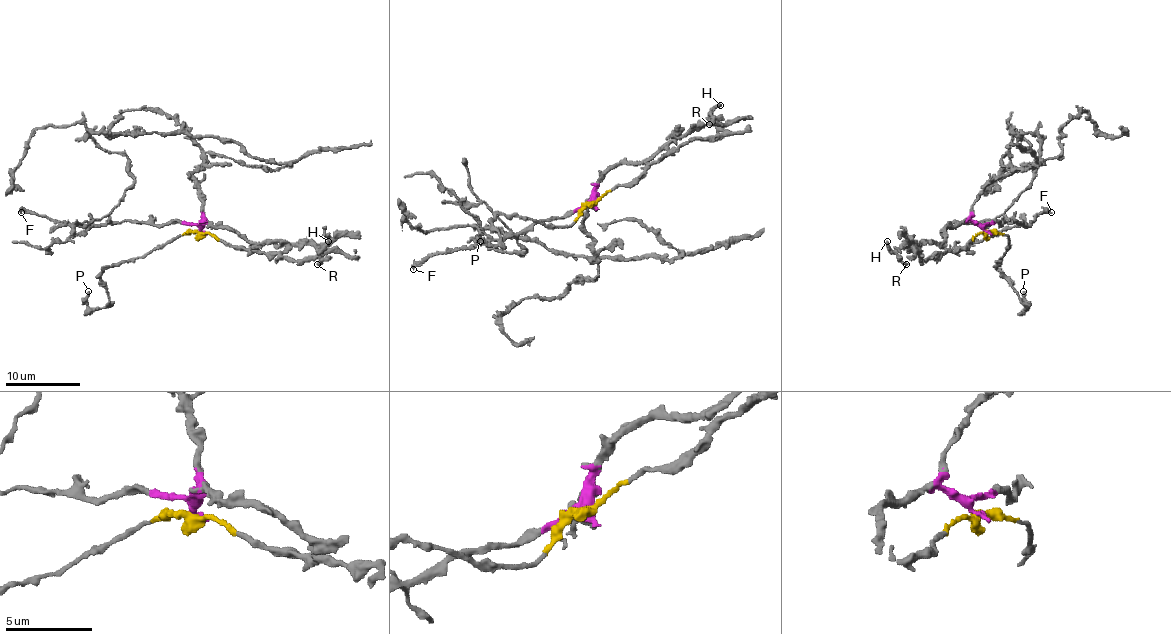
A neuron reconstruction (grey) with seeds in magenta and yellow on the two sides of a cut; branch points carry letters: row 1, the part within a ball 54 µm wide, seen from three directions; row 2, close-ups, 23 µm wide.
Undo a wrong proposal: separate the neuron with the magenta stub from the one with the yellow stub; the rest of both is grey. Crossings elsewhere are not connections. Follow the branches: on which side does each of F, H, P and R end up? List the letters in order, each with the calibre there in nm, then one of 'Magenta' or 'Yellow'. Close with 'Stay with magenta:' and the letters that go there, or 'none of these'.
F: Thickness 320 nm. Magenta
H: Thickness 320 nm. Magenta
P: Thickness 280 nm. Yellow
R: Thickness 360 nm. Magenta
Stay with magenta: F, H, R

